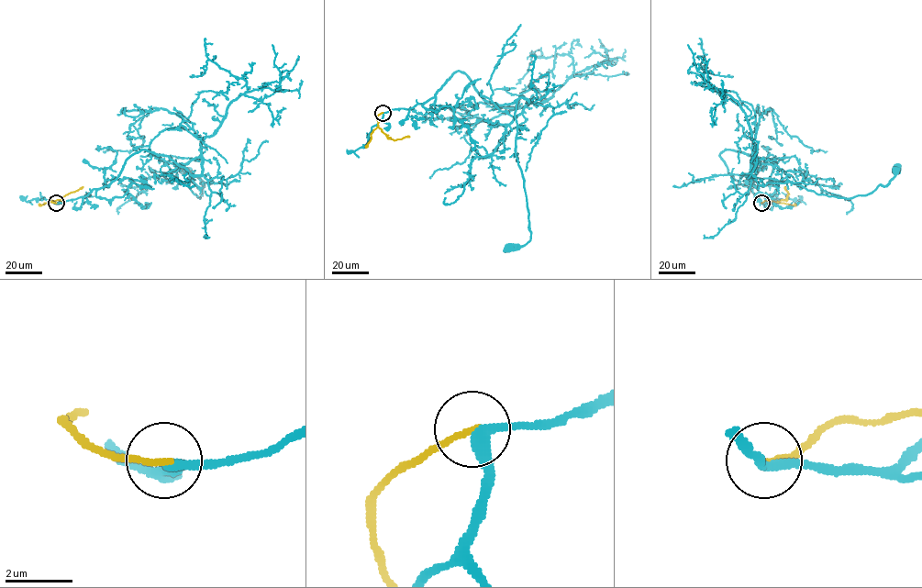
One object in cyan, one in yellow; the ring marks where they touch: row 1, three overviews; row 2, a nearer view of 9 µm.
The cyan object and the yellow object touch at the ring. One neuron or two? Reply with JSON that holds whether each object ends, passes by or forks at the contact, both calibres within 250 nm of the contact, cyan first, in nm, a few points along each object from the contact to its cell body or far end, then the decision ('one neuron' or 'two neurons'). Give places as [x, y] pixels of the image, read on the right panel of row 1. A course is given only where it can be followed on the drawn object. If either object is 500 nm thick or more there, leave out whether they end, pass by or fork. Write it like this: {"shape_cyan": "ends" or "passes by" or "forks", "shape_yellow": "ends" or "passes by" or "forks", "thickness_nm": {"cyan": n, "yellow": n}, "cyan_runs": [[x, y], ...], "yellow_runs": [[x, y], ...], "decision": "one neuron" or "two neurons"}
{"shape_cyan": "passes by", "shape_yellow": "ends", "thickness_nm": {"cyan": 280, "yellow": 180}, "cyan_runs": [[760, 203], [728, 172], [719, 154], [726, 149], [751, 155], [756, 178], [844, 198], [886, 185], [896, 169]], "yellow_runs": [[760, 203], [785, 200], [789, 194], [784, 186]], "decision": "two neurons"}

